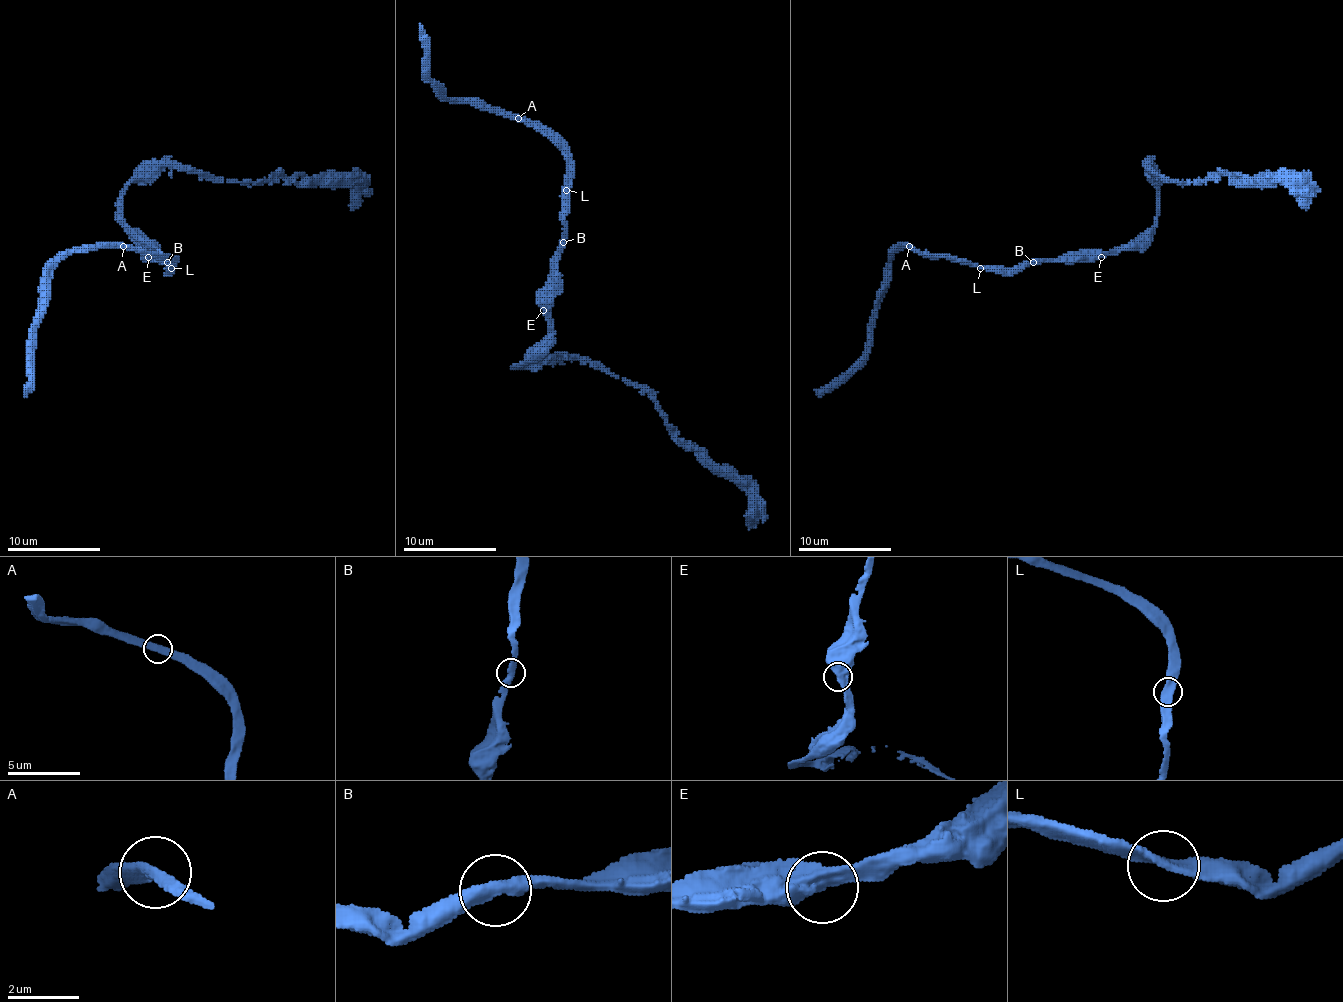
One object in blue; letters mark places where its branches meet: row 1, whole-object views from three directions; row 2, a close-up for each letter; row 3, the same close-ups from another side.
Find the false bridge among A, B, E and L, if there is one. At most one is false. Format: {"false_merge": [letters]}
{"false_merge": []}

